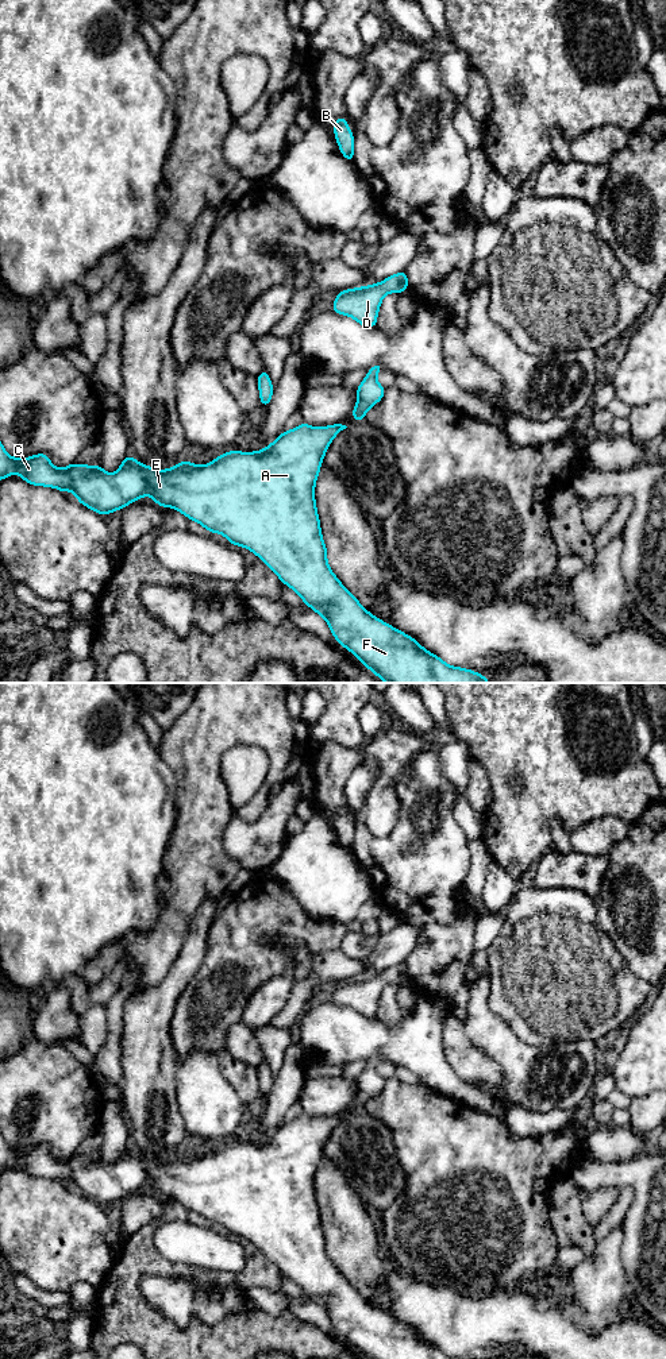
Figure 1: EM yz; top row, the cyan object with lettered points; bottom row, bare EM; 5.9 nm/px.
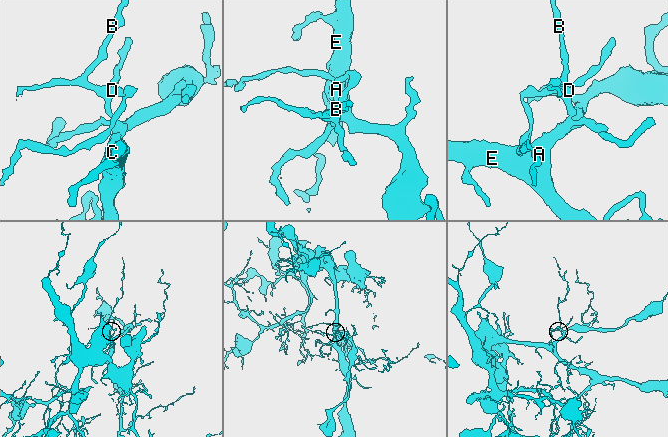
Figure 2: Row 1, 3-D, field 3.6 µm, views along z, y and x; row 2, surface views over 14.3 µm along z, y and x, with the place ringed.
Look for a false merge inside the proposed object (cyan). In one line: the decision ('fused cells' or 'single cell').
single cell

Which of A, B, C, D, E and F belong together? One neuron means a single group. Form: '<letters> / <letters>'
A B C D E F

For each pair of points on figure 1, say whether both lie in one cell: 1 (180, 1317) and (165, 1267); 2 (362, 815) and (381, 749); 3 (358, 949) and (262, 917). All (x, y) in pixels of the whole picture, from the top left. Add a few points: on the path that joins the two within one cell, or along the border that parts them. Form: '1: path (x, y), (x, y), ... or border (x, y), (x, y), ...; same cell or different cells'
1: border (139, 1280), (145, 1274), (191, 1277), (199, 1286); different cells
2: path (378, 799), (382, 787), (382, 765); same cell
3: border (347, 931), (338, 948); different cells

